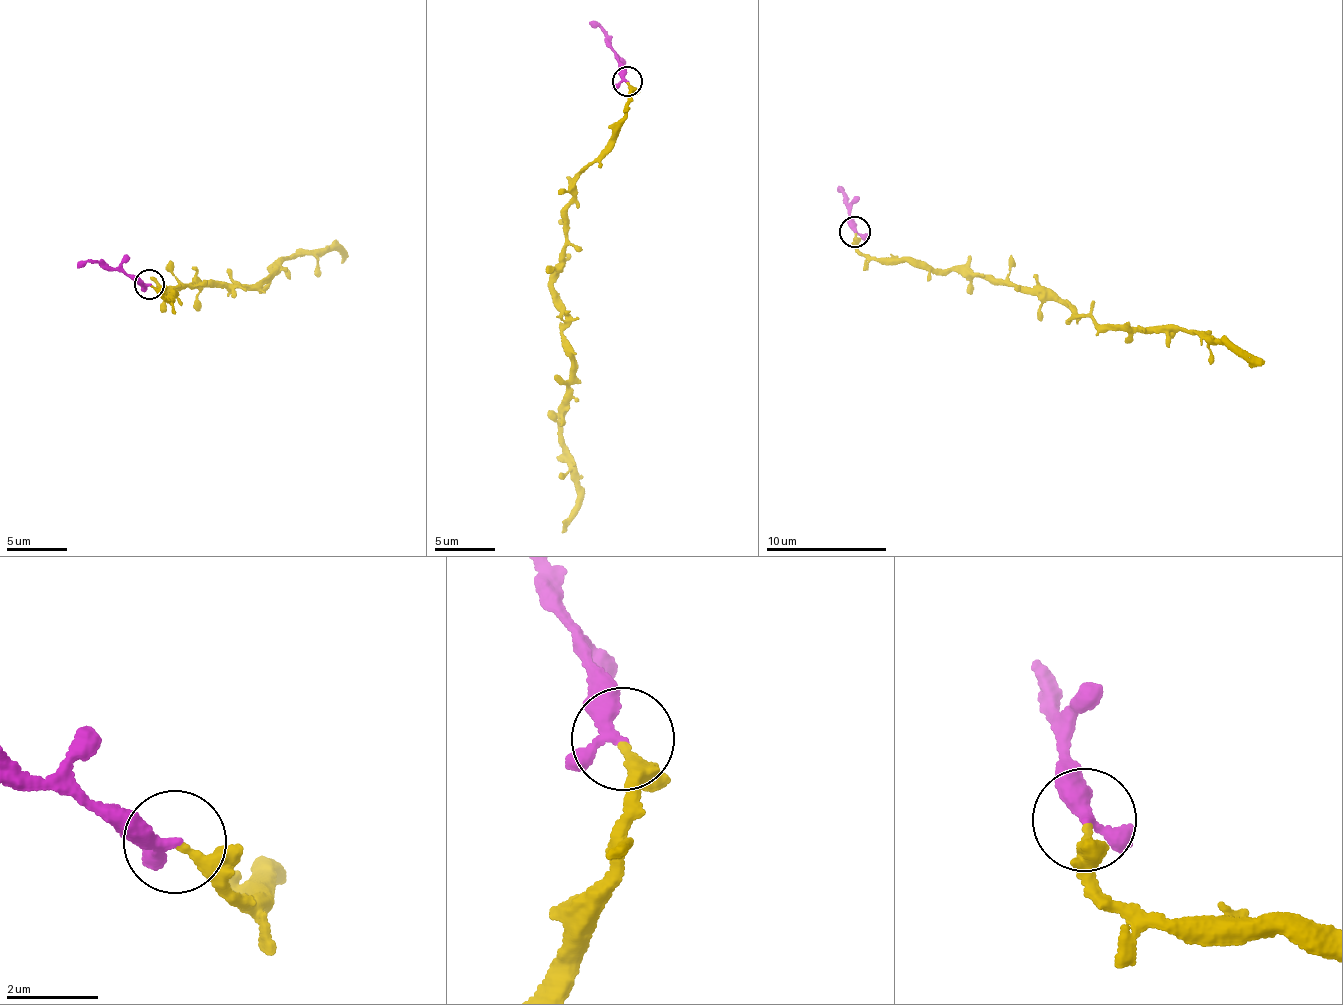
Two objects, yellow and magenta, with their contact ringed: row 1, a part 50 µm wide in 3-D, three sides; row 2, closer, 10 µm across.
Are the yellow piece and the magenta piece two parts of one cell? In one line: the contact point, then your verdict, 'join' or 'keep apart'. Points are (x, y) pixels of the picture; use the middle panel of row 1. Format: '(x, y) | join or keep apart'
(627, 81) | join

